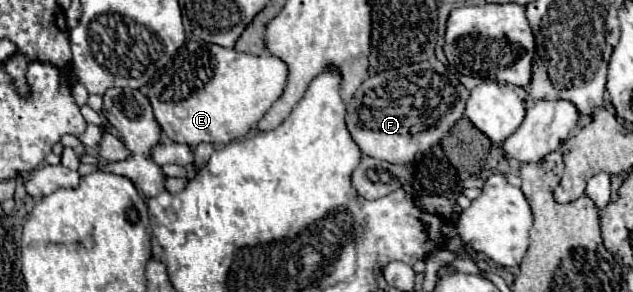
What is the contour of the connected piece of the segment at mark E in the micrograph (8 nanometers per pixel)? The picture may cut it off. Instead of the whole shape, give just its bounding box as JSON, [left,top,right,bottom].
[148,40,286,146]

